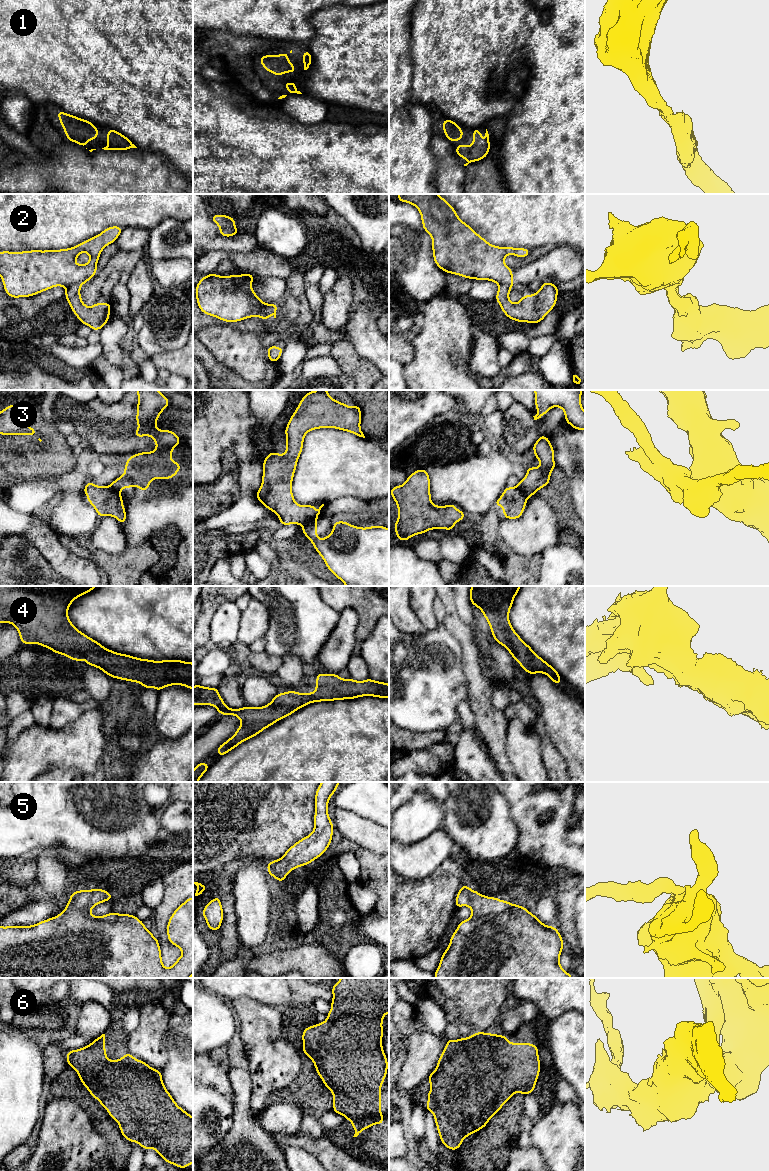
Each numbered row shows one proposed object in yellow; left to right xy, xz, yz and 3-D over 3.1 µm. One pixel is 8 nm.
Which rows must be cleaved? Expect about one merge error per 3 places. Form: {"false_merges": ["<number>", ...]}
{"false_merges": ["2", "3"]}

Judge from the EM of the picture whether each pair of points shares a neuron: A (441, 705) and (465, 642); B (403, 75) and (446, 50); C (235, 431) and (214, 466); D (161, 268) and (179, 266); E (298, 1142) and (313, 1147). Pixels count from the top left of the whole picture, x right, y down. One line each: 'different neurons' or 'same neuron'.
A: different neurons
B: different neurons
C: same neuron
D: same neuron
E: same neuron

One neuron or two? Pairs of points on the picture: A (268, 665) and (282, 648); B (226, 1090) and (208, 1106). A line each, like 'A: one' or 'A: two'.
A: two
B: two

